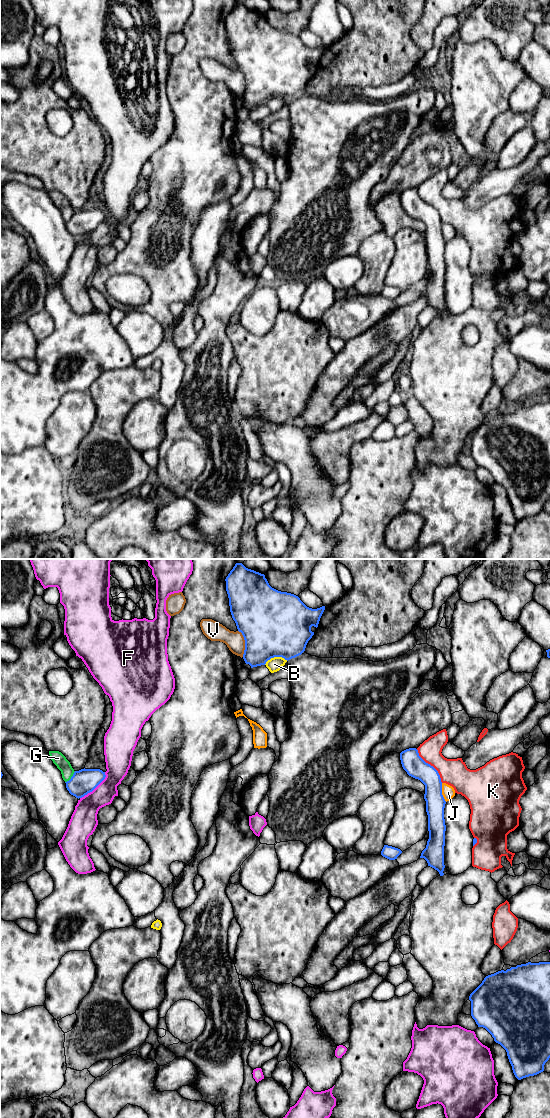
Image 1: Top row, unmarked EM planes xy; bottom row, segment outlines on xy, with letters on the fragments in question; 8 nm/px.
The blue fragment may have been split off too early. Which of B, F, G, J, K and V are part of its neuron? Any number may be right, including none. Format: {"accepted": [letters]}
{"accepted": []}

